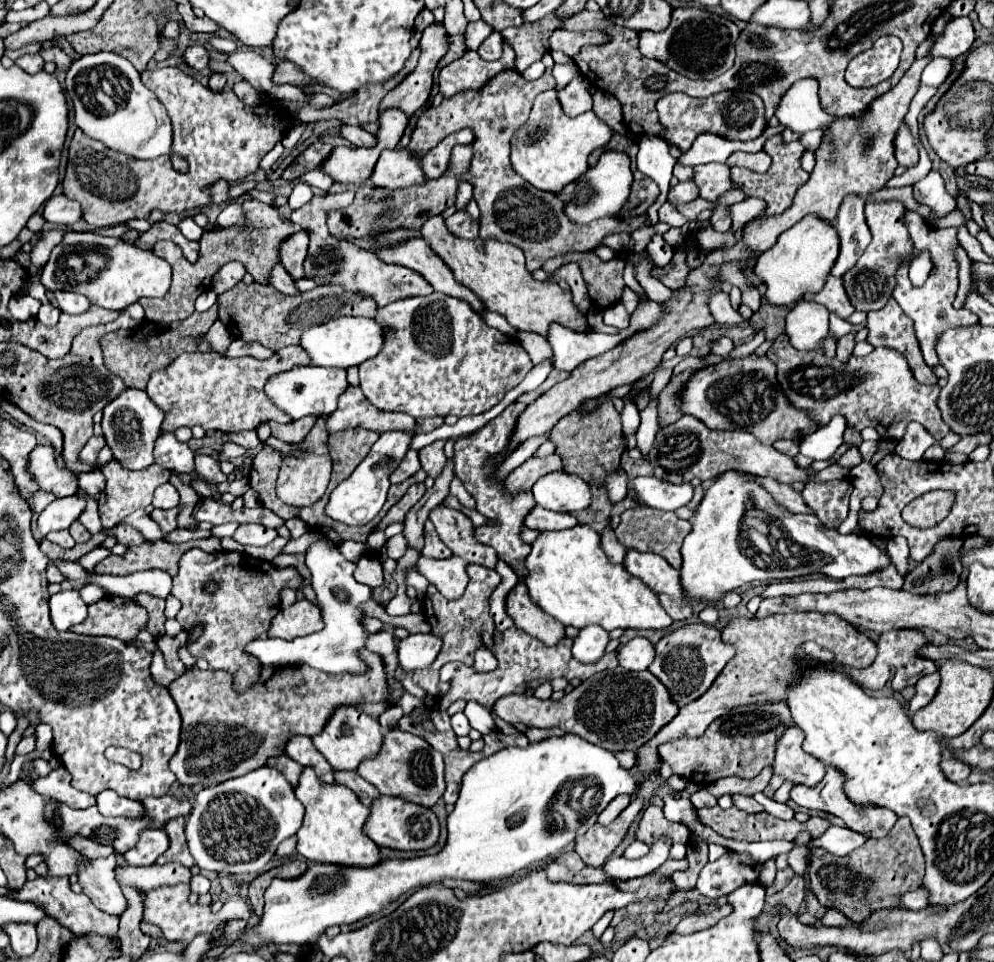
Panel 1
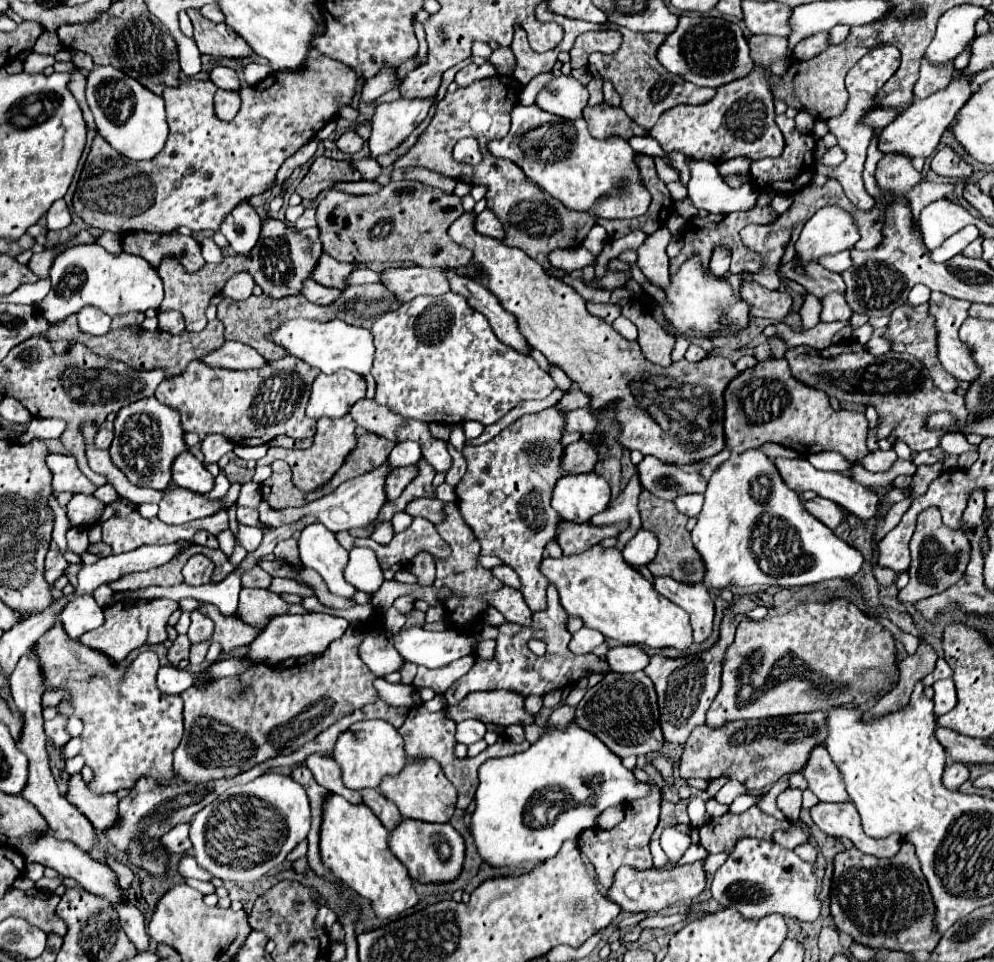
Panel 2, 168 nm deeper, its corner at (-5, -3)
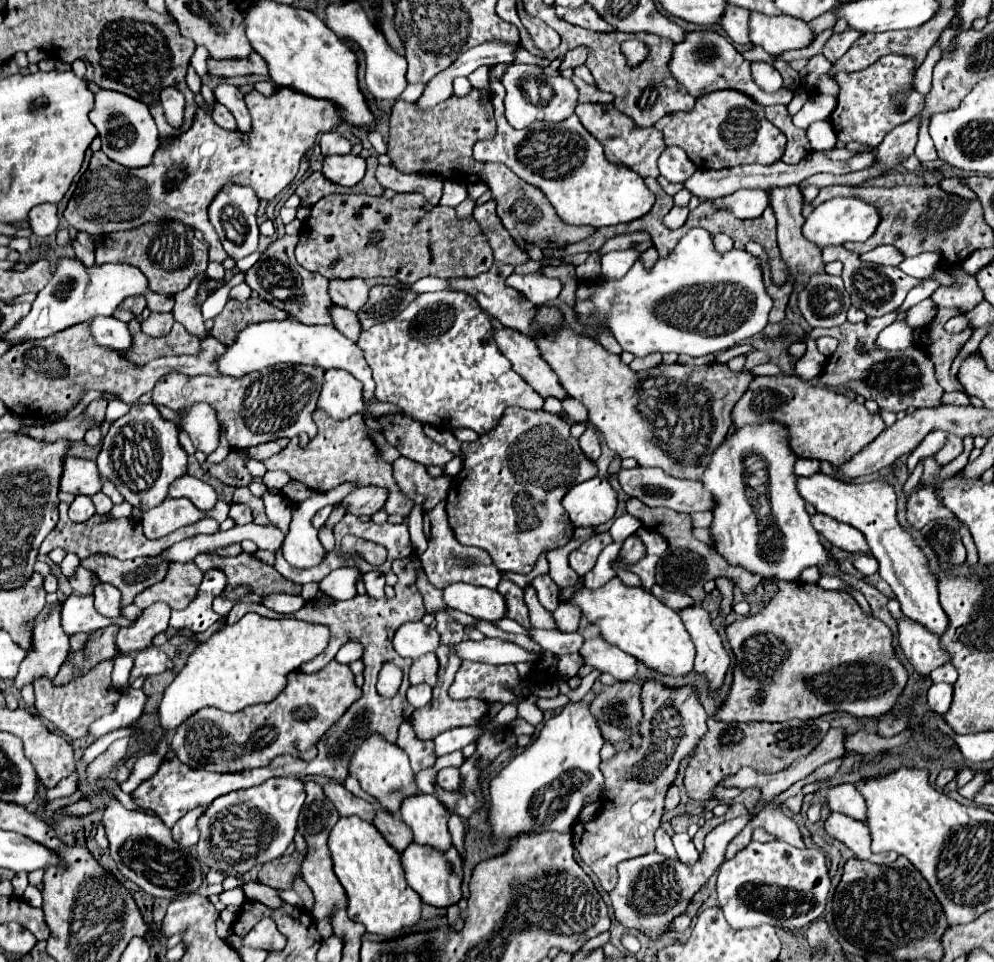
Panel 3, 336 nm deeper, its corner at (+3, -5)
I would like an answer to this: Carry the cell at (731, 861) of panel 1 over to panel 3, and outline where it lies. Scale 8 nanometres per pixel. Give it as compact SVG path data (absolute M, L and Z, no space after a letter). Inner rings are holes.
M782 840L750 842L746 850L720 866L716 890L720 908L736 930L758 924L798 930L810 926L826 908L830 892L826 854L820 848L798 850Z

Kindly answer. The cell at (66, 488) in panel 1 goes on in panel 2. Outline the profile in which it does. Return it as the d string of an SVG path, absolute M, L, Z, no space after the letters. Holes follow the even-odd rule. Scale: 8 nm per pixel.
M48 454L46 466L52 472L54 492L68 490L72 494L92 494L96 486L78 470L76 460L66 454Z

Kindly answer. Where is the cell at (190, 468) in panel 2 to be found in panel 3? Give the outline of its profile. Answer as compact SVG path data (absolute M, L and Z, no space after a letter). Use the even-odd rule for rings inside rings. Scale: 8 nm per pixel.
M188 474L172 482L170 498L188 498L202 512L212 510L218 500L218 496L210 484L194 478L194 476L188 476Z

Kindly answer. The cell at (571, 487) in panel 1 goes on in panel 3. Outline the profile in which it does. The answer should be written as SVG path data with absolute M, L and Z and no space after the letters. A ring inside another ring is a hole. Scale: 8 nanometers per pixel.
M596 476L588 482L576 484L564 496L562 506L576 528L596 528L614 518L618 508L618 496L606 478Z

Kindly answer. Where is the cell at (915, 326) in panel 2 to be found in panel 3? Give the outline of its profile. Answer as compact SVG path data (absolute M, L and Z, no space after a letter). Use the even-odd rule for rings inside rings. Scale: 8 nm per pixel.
M940 308L938 316L926 326L930 342L928 344L920 344L926 354L930 356L930 360L936 366L936 380L938 384L944 388L944 392L956 392L962 390L962 384L950 376L950 366L954 362L954 358L958 356L958 350L968 342L972 330L966 328L964 332L958 334L950 334L944 330L944 324L948 318L956 316L956 308Z

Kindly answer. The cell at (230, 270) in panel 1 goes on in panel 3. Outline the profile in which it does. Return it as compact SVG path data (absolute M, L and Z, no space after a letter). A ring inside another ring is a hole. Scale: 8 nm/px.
M240 282L238 286L232 286L232 290L230 290L230 298L236 298L236 300L240 300L240 302L248 300L250 294L252 294L252 290L248 288L246 282Z

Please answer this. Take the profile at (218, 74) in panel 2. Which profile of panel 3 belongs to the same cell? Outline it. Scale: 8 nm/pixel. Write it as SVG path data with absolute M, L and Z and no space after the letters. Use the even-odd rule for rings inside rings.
M220 84L214 94L216 94L216 102L224 104L234 114L234 118L238 120L238 130L248 134L252 130L252 118L240 90L230 84Z

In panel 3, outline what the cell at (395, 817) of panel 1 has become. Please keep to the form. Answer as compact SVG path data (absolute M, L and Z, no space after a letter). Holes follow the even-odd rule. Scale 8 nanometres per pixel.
M410 844L402 852L402 864L406 872L408 886L414 888L424 904L436 906L436 908L448 908L452 904L458 904L462 898L462 858L456 848L450 848L448 852L438 852L430 846L418 846Z

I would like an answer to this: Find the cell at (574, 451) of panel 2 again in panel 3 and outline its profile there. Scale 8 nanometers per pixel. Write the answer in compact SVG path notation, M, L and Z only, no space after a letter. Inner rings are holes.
M588 426L588 430L580 436L580 446L590 460L598 460L602 450L600 450L600 440L598 440L598 434L596 434L594 426Z

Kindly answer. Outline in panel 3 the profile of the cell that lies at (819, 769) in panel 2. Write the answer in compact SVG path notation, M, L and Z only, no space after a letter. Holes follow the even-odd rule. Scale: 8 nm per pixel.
M840 784L826 788L828 804L834 812L842 812L846 816L852 816L854 820L864 822L866 820L866 808L864 808L864 796L856 792L854 784Z

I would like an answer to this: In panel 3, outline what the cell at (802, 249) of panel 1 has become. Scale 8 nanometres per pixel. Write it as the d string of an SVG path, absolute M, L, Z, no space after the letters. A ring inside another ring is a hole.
M838 196L832 198L820 206L806 218L802 232L808 240L812 240L816 246L824 248L830 244L844 244L844 242L864 242L868 240L880 224L880 212L876 206L864 202L858 196Z

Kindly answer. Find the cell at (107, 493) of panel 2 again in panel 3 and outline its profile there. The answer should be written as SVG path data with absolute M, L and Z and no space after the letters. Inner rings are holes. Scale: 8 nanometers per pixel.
M98 492L98 494L94 494L92 496L92 502L94 502L94 506L96 506L96 512L98 514L108 514L110 510L112 510L112 500L106 496L106 494L102 494L102 492Z

